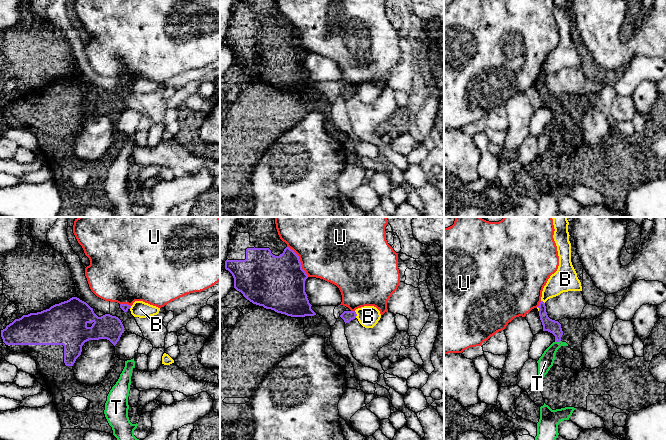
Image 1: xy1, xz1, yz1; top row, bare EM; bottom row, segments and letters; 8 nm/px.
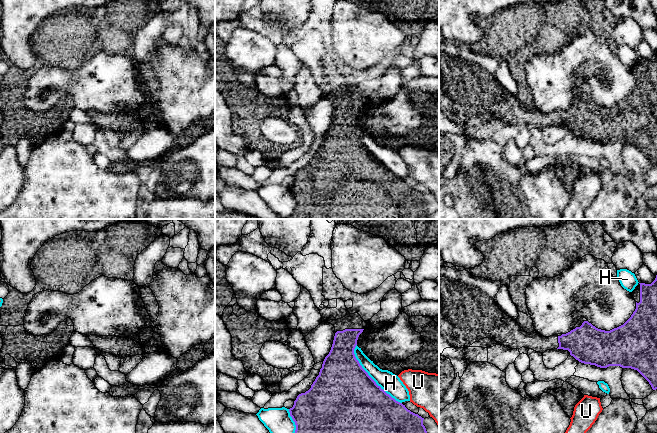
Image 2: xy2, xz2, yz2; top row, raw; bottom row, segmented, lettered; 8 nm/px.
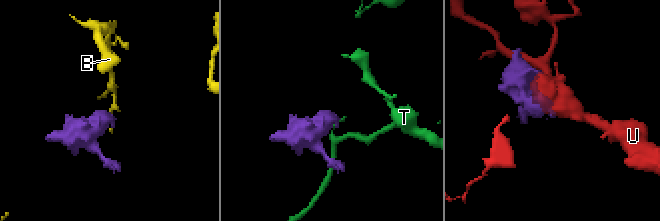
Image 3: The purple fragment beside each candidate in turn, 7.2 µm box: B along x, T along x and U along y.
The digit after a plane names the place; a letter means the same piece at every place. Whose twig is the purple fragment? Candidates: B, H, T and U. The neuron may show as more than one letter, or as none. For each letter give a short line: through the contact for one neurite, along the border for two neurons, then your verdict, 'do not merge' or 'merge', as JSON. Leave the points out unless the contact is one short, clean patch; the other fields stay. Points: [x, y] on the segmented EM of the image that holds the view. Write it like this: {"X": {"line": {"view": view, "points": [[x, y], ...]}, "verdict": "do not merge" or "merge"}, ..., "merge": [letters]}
{"B": {"line": {"view": "xz1", "points": [[354, 311], [356, 317]]}, "verdict": "do not merge"}, "H": {"verdict": "do not merge"}, "T": {"line": {"view": "yz1", "points": [[555, 340], [560, 341]]}, "verdict": "do not merge"}, "U": {"verdict": "do not merge"}, "merge": []}

